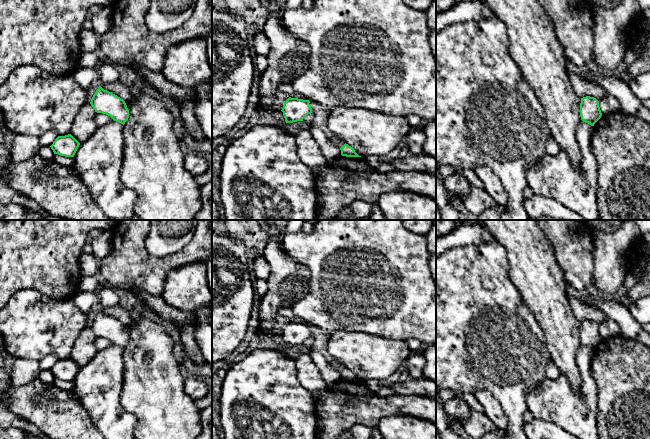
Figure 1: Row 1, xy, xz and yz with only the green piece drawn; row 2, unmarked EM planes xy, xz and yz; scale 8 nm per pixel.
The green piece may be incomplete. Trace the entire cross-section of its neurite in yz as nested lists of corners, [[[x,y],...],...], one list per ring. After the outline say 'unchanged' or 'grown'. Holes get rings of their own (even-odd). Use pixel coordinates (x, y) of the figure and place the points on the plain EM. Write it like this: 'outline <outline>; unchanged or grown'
outline [[[590,320],[581,322],[580,327],[580,341],[583,346],[594,350],[594,348],[601,342],[602,337],[599,331],[599,325]]]; unchanged

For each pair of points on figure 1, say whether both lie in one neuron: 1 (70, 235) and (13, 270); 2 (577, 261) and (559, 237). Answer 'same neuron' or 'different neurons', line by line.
1: same neuron
2: same neuron

